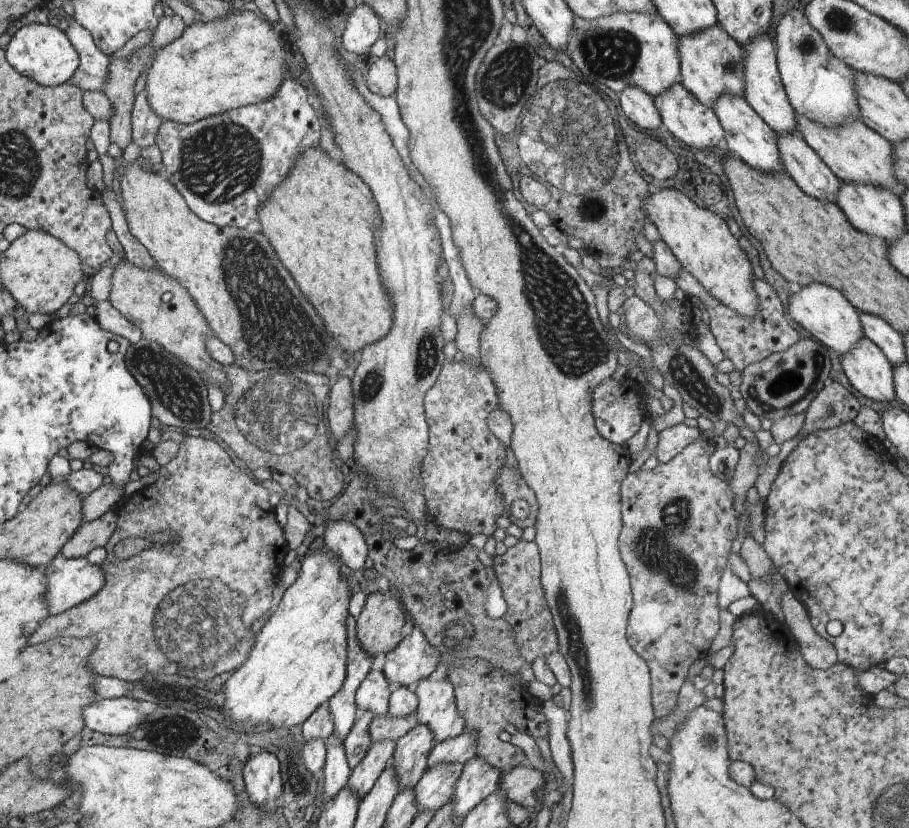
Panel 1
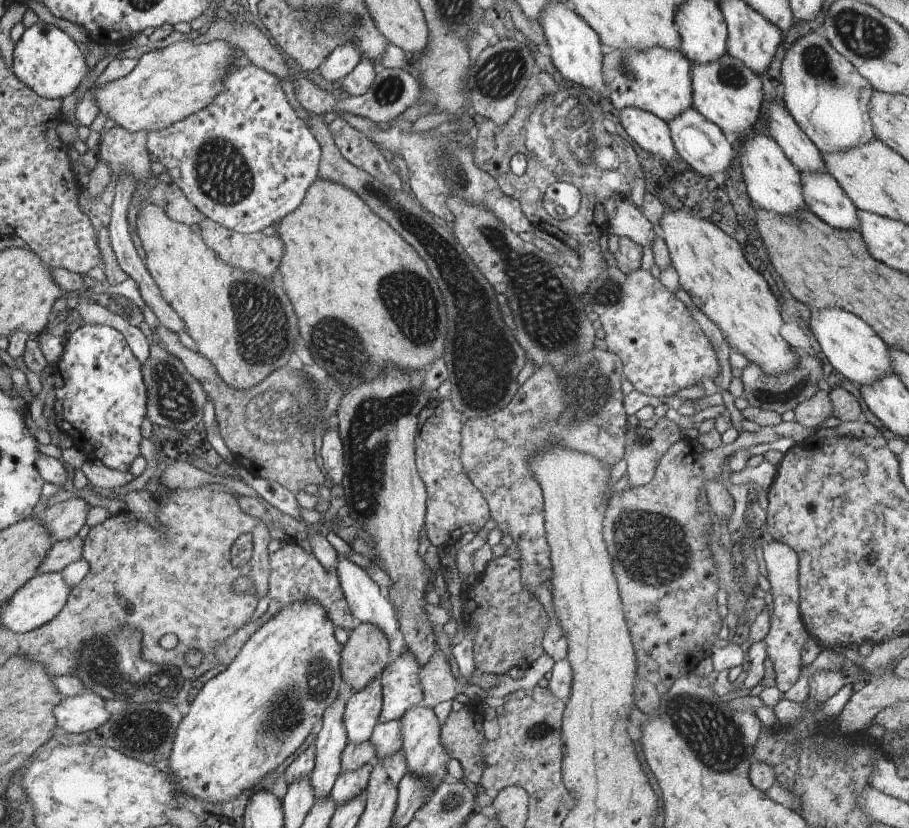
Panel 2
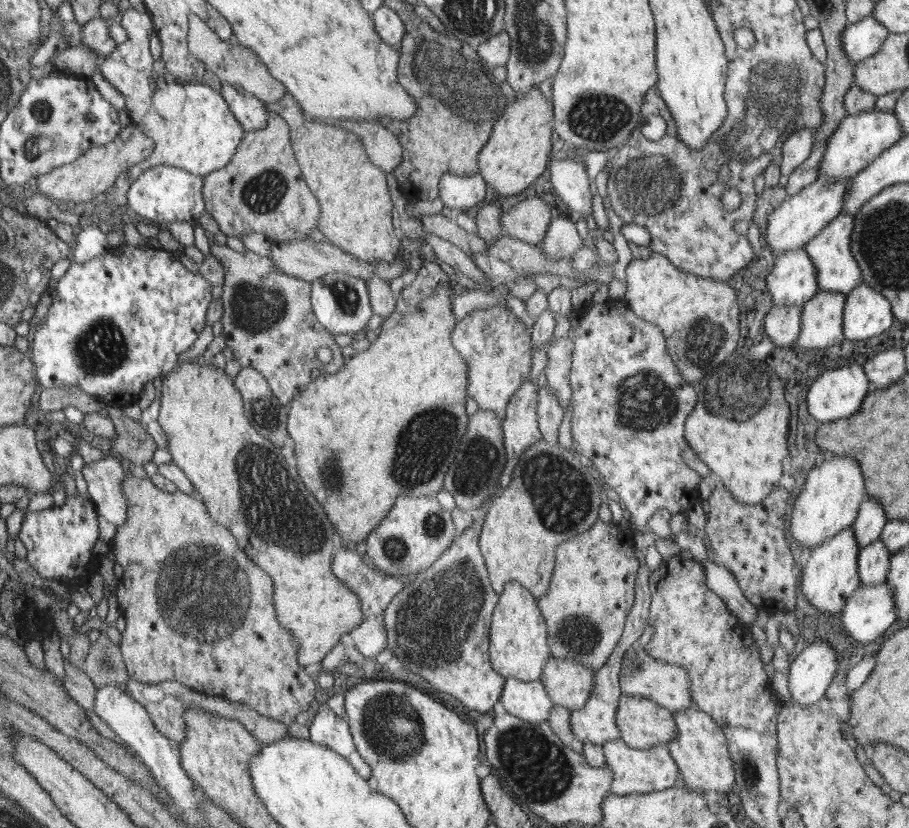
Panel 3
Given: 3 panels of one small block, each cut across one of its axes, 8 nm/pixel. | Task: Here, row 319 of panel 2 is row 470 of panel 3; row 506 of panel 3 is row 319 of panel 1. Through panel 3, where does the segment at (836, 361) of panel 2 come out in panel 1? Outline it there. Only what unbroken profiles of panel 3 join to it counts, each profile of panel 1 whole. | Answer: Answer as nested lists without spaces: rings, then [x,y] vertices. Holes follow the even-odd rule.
[[[811,282],[802,285],[798,292],[792,293],[789,298],[788,314],[796,324],[800,324],[814,336],[822,345],[826,345],[831,352],[839,352],[842,357],[845,352],[851,351],[855,344],[865,336],[860,322],[859,310],[835,288],[822,283]]]

